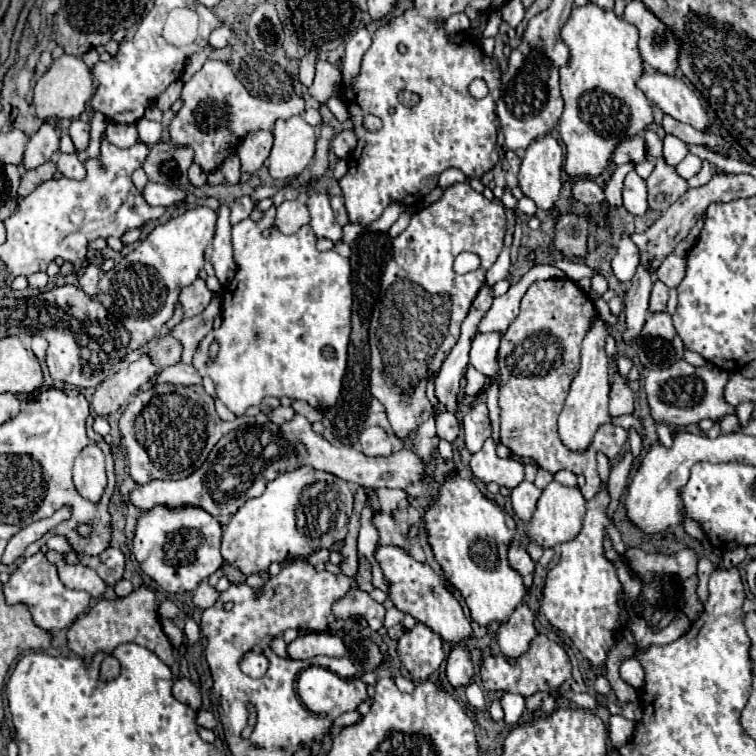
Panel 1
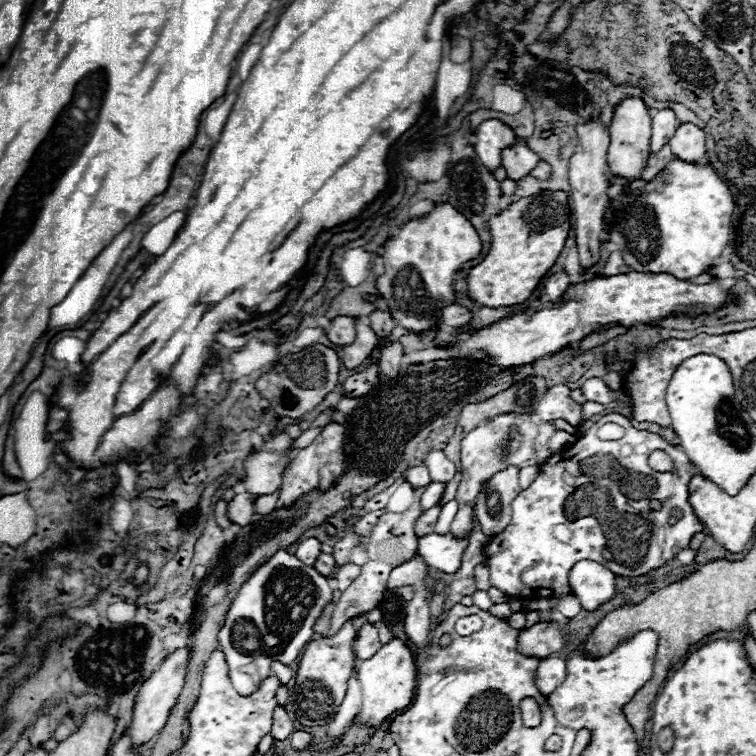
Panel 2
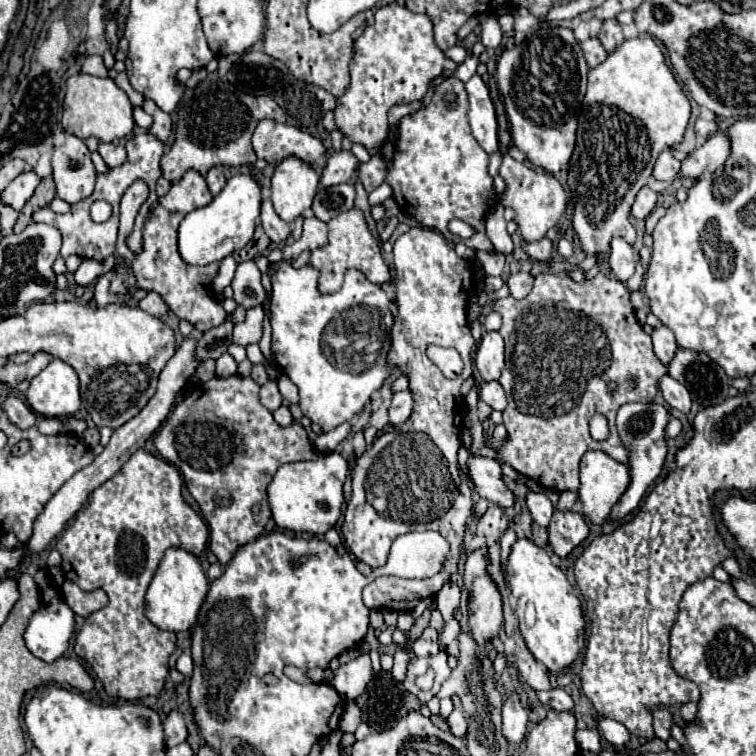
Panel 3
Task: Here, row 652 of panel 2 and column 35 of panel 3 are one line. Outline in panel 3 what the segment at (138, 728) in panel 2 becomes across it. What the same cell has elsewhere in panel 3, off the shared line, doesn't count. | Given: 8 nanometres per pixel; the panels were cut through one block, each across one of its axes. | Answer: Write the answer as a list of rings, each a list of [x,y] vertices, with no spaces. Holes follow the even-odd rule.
[[[22,172],[6,186],[6,190],[2,192],[2,200],[6,200],[6,204],[10,204],[14,210],[22,210],[38,184],[40,178],[36,176],[36,172]]]

